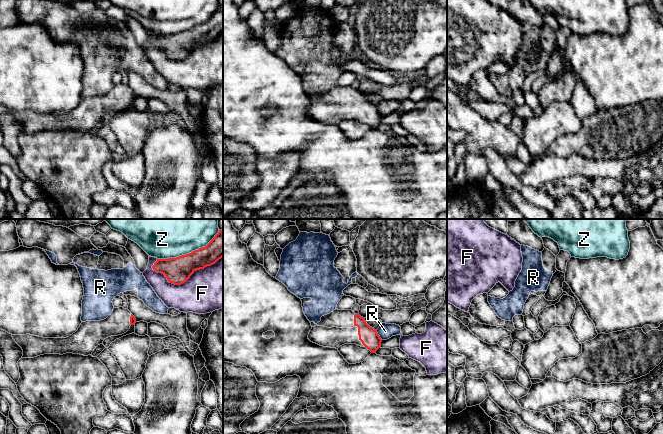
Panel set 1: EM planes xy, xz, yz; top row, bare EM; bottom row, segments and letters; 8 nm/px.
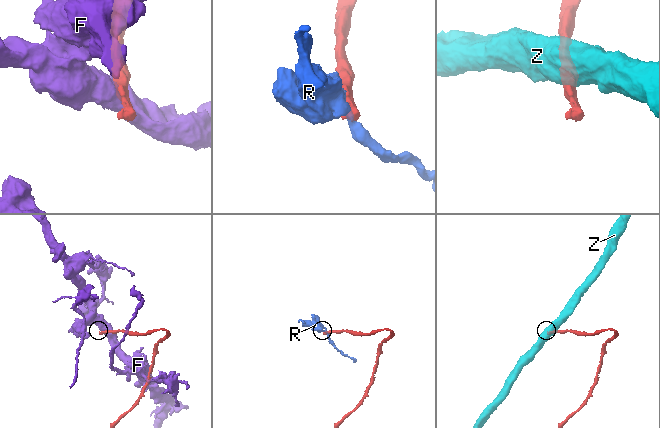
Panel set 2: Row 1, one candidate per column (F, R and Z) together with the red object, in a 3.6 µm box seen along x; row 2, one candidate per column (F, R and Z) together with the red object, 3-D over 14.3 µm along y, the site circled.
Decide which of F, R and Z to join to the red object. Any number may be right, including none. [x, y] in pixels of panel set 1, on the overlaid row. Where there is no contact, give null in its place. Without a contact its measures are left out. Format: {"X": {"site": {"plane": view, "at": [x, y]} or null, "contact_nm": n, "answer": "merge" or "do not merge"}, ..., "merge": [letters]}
{"F": {"site": {"plane": "xy", "at": [185, 281]}, "contact_nm": 600, "answer": "do not merge"}, "R": {"site": {"plane": "xz", "at": [378, 335]}, "contact_nm": 90, "answer": "do not merge"}, "Z": {"site": {"plane": "xy", "at": [189, 253]}, "contact_nm": 550, "answer": "do not merge"}, "merge": []}

